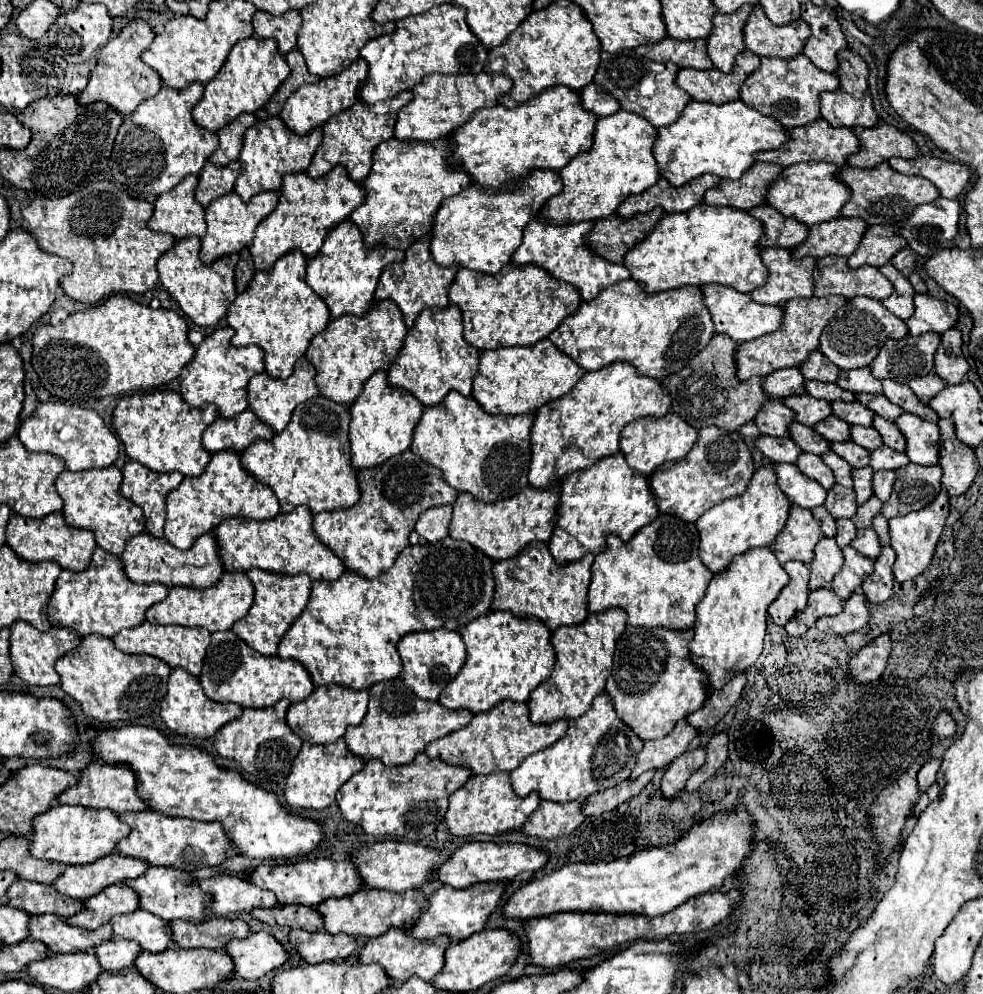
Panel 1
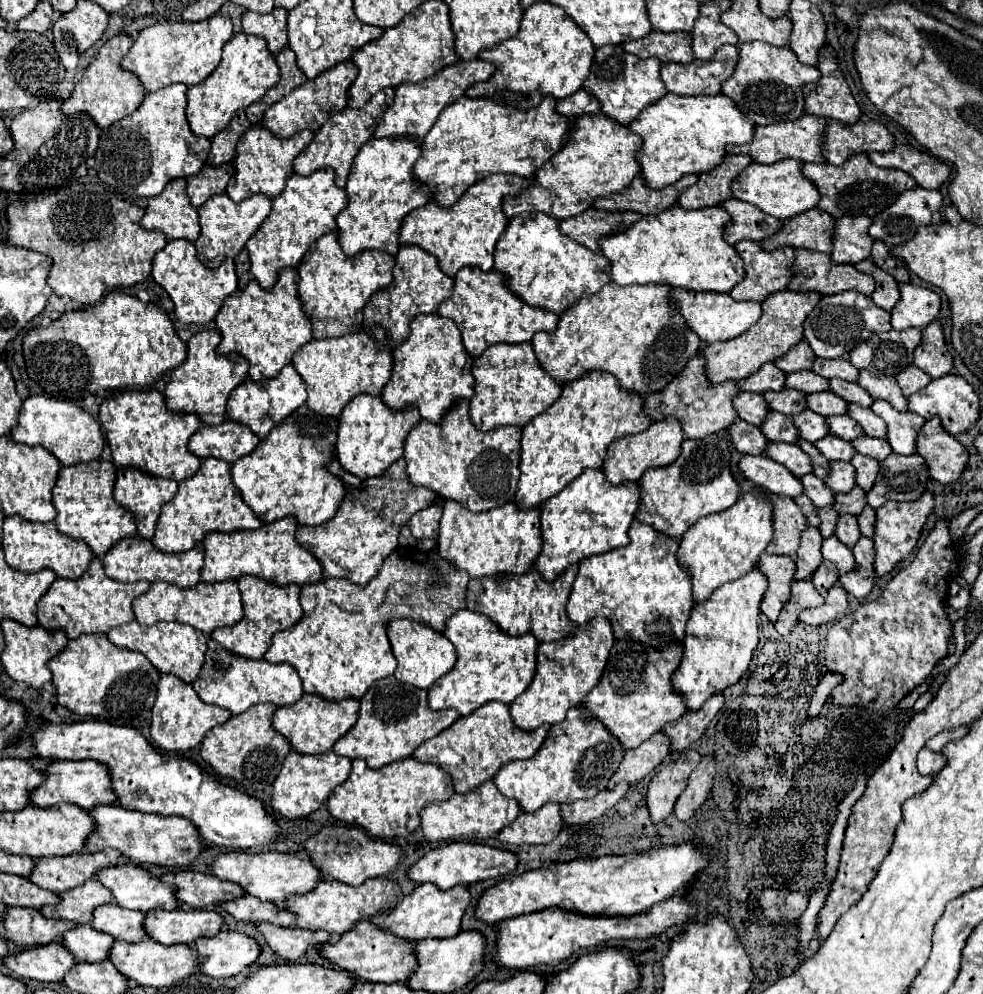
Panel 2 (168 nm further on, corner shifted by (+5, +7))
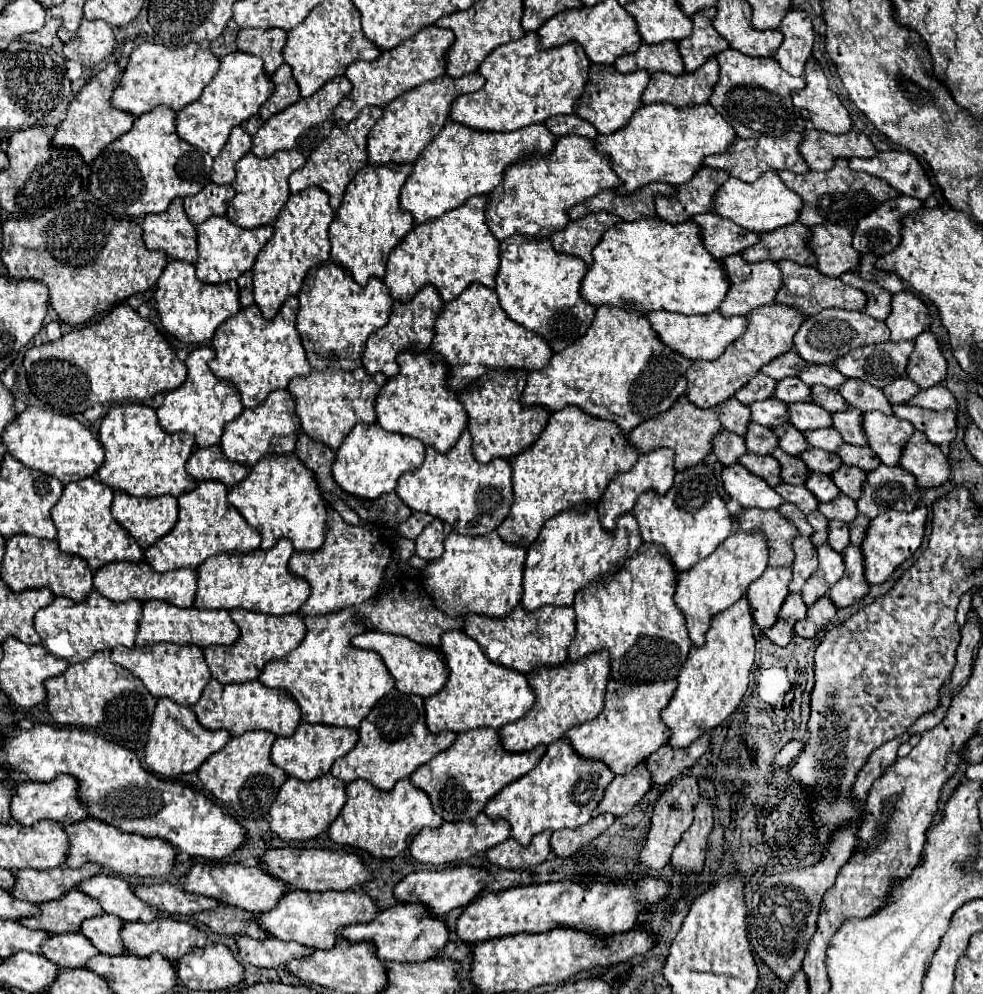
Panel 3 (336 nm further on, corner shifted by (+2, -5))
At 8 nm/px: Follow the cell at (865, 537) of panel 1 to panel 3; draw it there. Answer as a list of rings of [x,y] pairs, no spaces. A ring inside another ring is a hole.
[[[837,520],[829,522],[829,536],[827,542],[833,546],[833,550],[843,552],[843,546],[849,542],[849,526]]]

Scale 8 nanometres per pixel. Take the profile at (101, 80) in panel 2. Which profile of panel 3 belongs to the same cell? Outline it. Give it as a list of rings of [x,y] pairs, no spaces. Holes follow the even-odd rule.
[[[109,64],[105,70],[101,70],[97,76],[87,82],[75,96],[75,104],[71,102],[67,108],[67,118],[57,126],[55,136],[51,138],[51,146],[55,148],[71,148],[79,152],[85,164],[91,164],[113,140],[117,140],[121,134],[131,130],[133,120],[131,114],[121,114],[121,110],[115,110],[109,102],[115,86],[119,84],[121,68],[117,64]]]

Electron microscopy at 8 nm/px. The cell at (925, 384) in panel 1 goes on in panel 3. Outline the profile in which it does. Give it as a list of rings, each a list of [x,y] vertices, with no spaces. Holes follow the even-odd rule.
[[[897,378],[895,382],[883,388],[883,394],[891,404],[909,402],[909,398],[915,396],[917,392],[919,392],[919,386],[915,386],[915,382],[911,382],[909,378]]]

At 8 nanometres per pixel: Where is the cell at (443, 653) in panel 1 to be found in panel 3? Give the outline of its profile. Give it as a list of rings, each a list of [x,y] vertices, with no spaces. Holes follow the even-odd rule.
[[[379,630],[373,632],[363,632],[351,640],[351,646],[361,648],[361,650],[373,650],[381,656],[383,664],[387,666],[389,674],[395,680],[395,688],[403,694],[417,694],[421,698],[427,698],[443,688],[447,682],[447,668],[441,658],[441,654],[429,646],[417,644],[411,638],[405,636],[395,636],[395,634],[385,634]]]

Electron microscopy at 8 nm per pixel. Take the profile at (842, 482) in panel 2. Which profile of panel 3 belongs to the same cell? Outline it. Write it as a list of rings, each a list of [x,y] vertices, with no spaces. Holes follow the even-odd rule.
[[[811,472],[805,480],[805,486],[807,490],[819,500],[819,502],[831,502],[831,498],[839,496],[839,488],[835,488],[835,484],[831,482],[829,476],[825,474],[817,474],[817,472]]]

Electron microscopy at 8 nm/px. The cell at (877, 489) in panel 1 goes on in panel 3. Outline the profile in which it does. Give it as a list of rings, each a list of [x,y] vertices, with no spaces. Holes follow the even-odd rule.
[[[841,464],[839,470],[835,470],[835,472],[831,474],[833,484],[835,484],[843,494],[847,494],[847,496],[853,498],[853,500],[857,500],[859,494],[861,494],[863,478],[865,478],[865,472],[863,472],[863,470],[859,470],[857,466],[847,466],[847,464]]]

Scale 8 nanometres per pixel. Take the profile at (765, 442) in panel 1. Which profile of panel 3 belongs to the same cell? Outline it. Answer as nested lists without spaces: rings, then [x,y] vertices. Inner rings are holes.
[[[719,432],[713,442],[711,442],[711,452],[719,458],[719,462],[723,466],[731,466],[735,464],[743,454],[747,454],[745,450],[745,442],[741,440],[741,436],[733,434],[733,432]]]

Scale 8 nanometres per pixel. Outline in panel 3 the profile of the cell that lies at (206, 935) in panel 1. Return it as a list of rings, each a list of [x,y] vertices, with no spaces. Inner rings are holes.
[[[159,918],[149,924],[145,922],[125,922],[121,928],[121,938],[125,944],[125,950],[133,956],[151,956],[155,952],[163,954],[169,962],[179,960],[181,956],[189,954],[193,948],[201,948],[207,944],[207,934],[187,922],[177,922],[171,918]]]

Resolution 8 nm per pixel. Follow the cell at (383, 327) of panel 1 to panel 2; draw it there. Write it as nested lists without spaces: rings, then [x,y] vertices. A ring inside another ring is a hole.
[[[358,330],[338,338],[324,338],[324,340],[312,338],[294,354],[292,364],[306,382],[308,408],[324,416],[340,416],[342,408],[354,396],[362,392],[374,396],[380,394],[384,382],[388,382],[388,376],[392,372],[394,354],[386,330],[381,330],[378,336],[369,336]]]

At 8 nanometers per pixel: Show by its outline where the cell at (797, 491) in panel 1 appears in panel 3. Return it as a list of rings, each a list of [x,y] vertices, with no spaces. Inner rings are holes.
[[[741,464],[725,466],[721,470],[721,482],[731,500],[737,500],[743,508],[779,508],[783,500],[775,490],[759,476],[747,474]]]

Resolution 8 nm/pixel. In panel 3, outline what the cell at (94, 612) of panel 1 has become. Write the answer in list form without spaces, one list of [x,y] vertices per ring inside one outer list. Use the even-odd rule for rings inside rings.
[[[91,592],[85,602],[71,602],[69,598],[55,598],[49,606],[35,614],[35,630],[41,636],[41,644],[57,658],[69,664],[79,664],[89,660],[97,650],[111,650],[115,646],[133,648],[141,616],[141,602],[111,602],[99,592]]]

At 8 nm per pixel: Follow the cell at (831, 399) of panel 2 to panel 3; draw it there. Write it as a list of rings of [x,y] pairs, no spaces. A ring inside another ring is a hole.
[[[793,402],[787,406],[789,422],[797,430],[815,430],[815,428],[827,428],[831,426],[831,414],[813,402]]]

